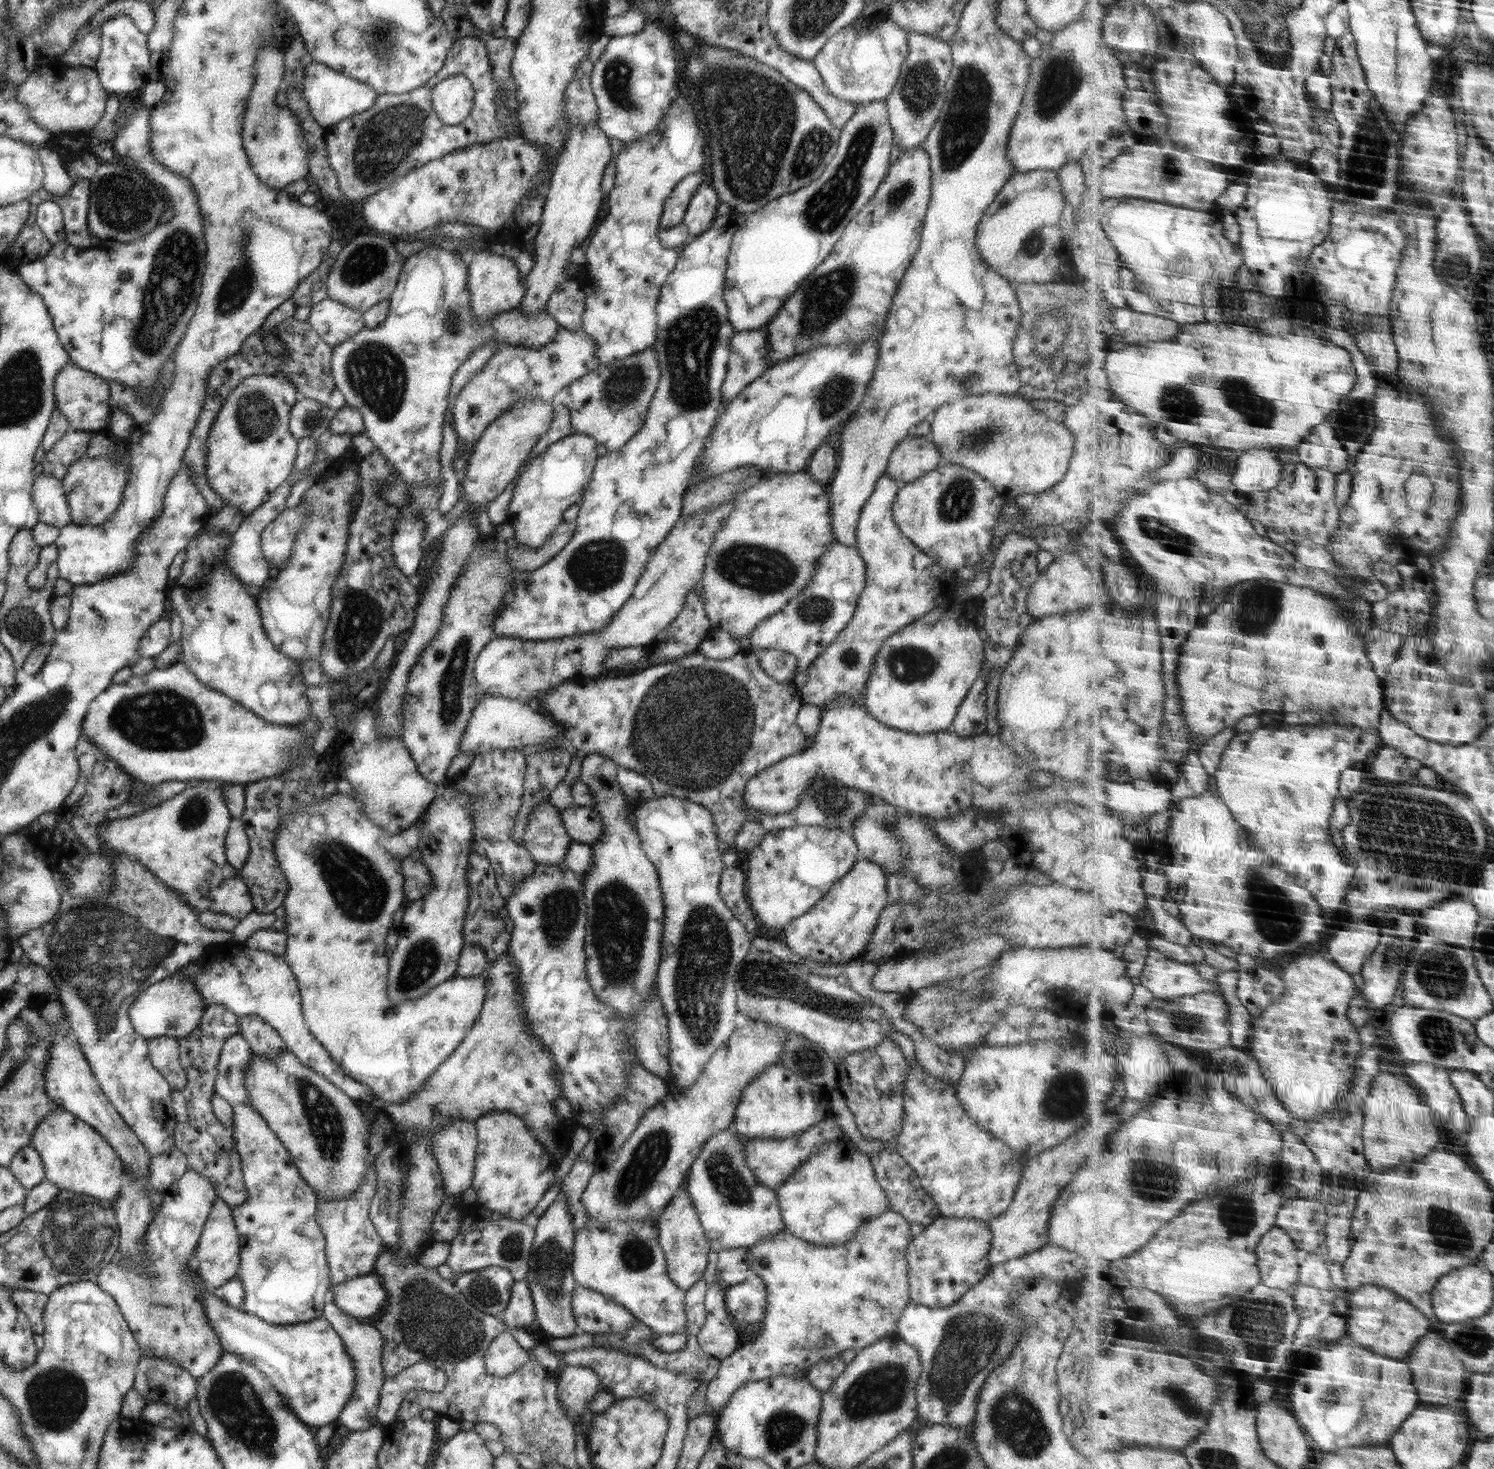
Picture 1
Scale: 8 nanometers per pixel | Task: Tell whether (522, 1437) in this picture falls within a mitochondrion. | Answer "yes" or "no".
no

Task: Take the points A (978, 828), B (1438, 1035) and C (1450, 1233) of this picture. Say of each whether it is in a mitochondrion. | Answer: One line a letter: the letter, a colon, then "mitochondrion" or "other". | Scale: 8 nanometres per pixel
A: other
B: mitochondrion
C: mitochondrion

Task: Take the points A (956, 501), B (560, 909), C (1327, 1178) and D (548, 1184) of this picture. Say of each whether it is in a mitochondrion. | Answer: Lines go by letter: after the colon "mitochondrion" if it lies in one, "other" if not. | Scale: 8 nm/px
A: mitochondrion
B: mitochondrion
C: other
D: other

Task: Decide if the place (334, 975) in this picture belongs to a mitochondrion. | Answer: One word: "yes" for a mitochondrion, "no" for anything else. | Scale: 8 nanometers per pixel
no

